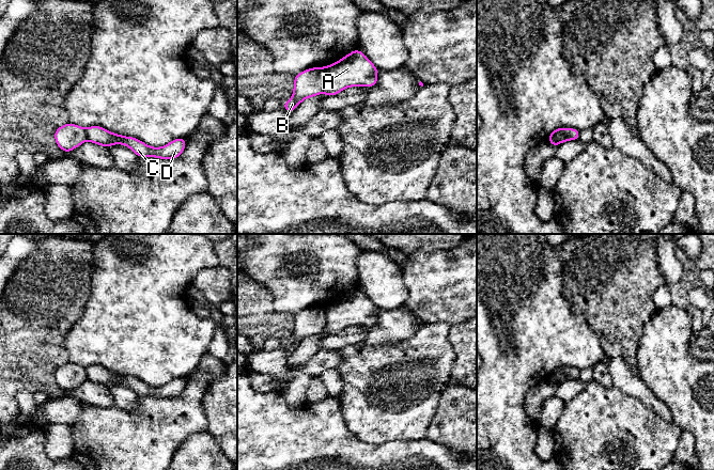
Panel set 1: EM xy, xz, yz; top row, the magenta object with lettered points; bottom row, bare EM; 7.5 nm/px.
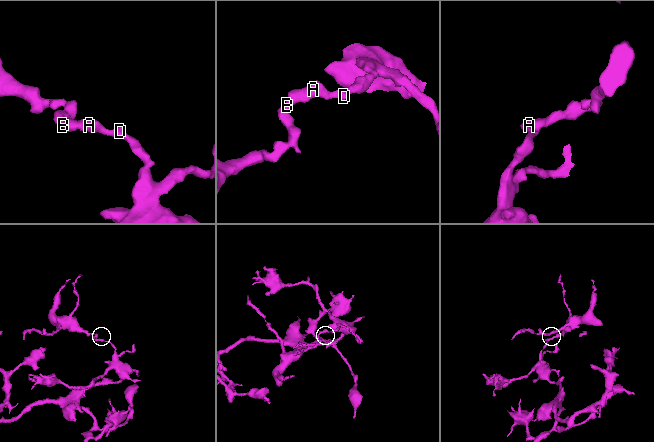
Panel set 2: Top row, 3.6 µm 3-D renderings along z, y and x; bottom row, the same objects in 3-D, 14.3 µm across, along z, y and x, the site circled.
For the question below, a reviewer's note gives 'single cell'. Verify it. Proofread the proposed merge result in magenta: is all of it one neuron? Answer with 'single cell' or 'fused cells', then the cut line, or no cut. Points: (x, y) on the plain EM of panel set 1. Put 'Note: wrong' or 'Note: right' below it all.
fused cells | xz (323, 307), (325, 315), (324, 330)
Note: wrong

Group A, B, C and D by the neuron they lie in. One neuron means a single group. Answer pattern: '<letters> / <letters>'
A C D / B

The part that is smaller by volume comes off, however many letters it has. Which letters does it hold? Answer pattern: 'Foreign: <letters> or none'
Foreign: B

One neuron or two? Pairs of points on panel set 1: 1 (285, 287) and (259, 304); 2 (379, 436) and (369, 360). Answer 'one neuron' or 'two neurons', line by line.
1: two neurons
2: one neuron

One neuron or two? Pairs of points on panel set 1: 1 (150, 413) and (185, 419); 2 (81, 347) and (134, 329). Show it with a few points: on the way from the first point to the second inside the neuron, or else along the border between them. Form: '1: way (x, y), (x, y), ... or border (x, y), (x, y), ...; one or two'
1: way (158, 419), (176, 419); one
2: way (94, 339), (121, 329); one

